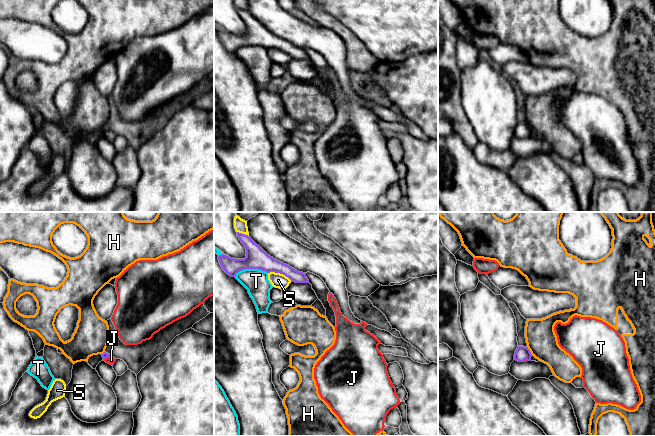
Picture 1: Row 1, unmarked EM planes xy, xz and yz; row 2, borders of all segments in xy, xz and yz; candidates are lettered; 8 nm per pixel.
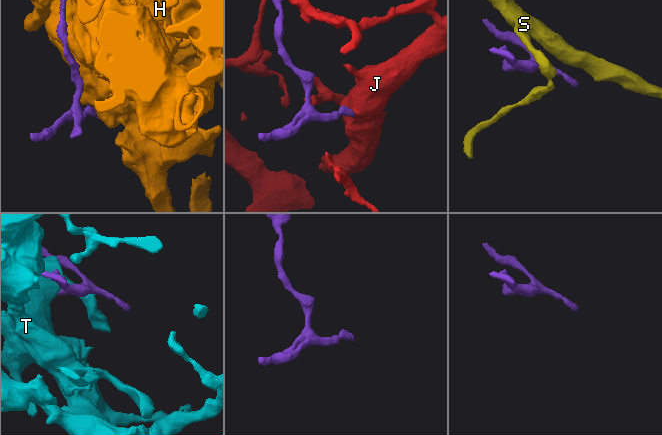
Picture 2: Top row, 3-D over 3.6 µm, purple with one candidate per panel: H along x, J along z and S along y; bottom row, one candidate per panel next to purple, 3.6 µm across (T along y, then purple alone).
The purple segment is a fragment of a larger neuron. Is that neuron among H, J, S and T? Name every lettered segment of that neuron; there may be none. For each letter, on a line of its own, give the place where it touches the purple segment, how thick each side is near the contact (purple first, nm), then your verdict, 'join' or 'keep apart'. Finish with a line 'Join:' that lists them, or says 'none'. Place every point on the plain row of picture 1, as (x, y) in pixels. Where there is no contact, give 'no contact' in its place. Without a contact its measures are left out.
H: contact yz (529, 126); calibres 110 and 240 nm; keep apart
J: contact xy (107, 132); calibres 50 and 70 nm; join
S: contact xz (280, 49); calibres 180 and 120 nm; keep apart
T: contact xz (250, 44); calibres 180 and 190 nm; keep apart
Join: J

